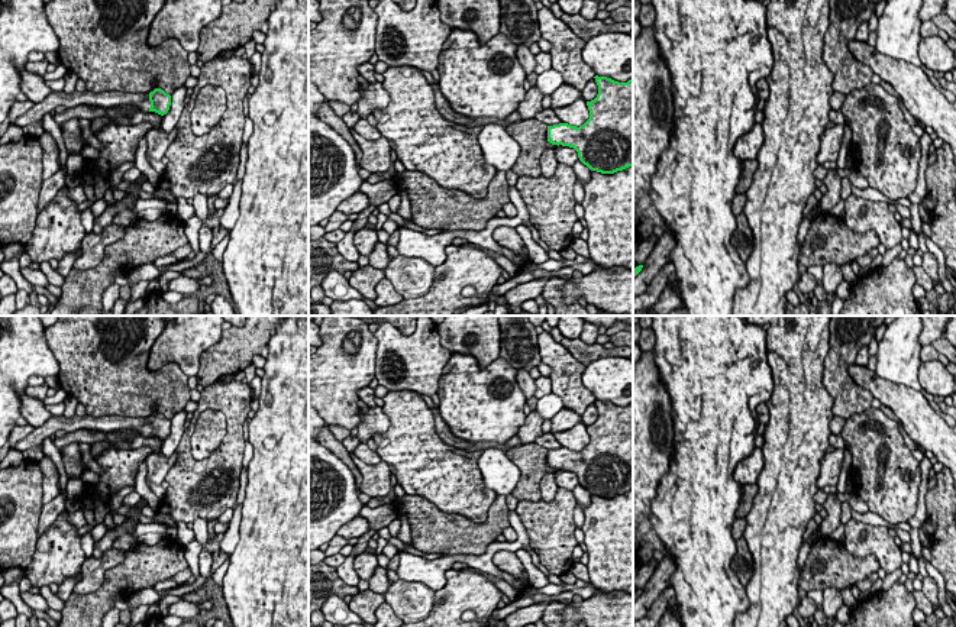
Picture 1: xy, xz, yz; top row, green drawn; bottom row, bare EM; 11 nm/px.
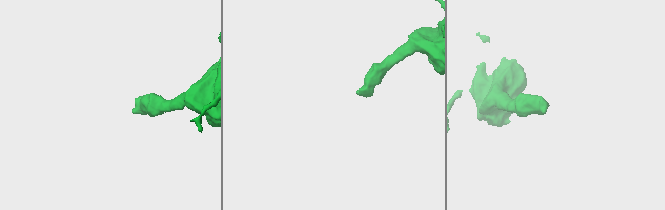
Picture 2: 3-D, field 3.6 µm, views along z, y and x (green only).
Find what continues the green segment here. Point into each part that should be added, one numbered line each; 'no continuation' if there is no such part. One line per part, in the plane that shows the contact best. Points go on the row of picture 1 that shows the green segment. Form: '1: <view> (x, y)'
1: xy (107, 99)

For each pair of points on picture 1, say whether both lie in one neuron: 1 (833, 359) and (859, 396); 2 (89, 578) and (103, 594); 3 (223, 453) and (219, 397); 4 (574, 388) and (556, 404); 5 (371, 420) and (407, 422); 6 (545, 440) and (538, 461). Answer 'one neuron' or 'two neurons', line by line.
1: one neuron
2: two neurons
3: one neuron
4: two neurons
5: two neurons
6: two neurons

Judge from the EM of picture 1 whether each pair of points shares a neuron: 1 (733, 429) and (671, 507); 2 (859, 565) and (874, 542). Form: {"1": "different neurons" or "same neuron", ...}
{"1": "same neuron", "2": "different neurons"}

